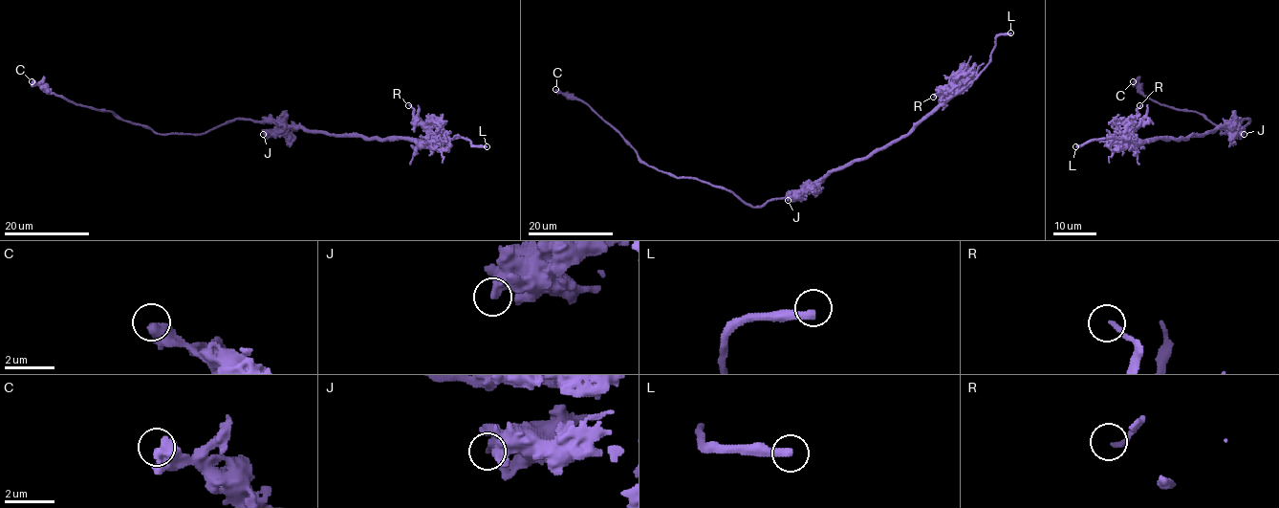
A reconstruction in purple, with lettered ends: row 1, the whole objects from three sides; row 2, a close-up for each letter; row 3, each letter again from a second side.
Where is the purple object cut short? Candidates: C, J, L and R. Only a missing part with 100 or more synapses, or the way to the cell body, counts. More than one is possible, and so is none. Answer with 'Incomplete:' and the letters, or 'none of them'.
Incomplete: L

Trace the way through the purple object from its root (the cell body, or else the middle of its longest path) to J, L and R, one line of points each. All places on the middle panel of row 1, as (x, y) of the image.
J: (790, 198), (800, 195), (807, 188), (788, 200)
L: (790, 198), (802, 195), (832, 172), (905, 137), (965, 87), (989, 61), (995, 38), (1010, 33)
R: (790, 198), (802, 195), (832, 172), (869, 158), (905, 137), (949, 97), (952, 89), (942, 89), (933, 97)

